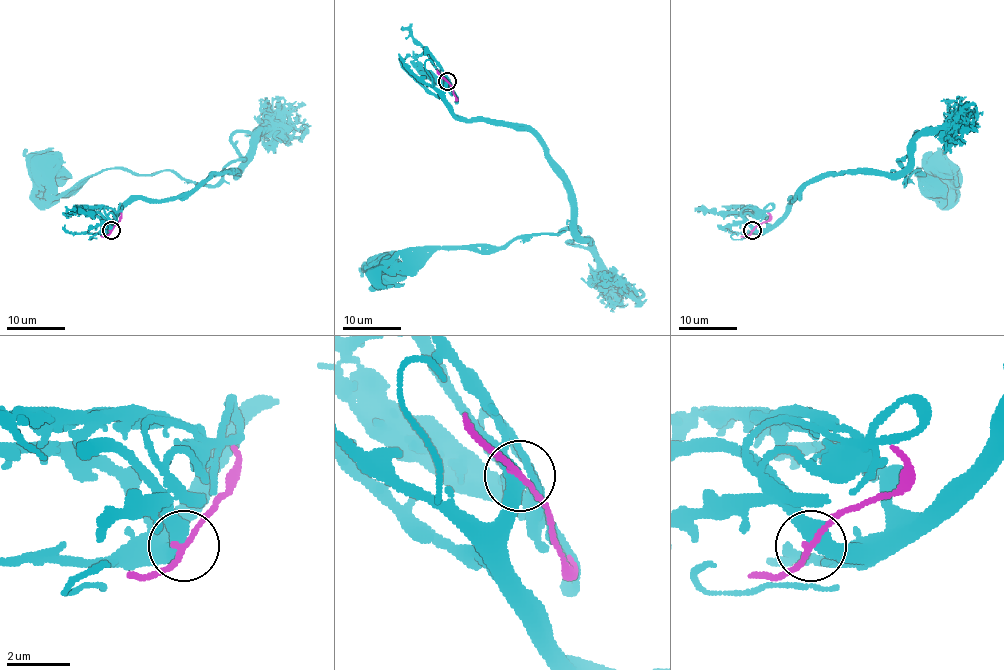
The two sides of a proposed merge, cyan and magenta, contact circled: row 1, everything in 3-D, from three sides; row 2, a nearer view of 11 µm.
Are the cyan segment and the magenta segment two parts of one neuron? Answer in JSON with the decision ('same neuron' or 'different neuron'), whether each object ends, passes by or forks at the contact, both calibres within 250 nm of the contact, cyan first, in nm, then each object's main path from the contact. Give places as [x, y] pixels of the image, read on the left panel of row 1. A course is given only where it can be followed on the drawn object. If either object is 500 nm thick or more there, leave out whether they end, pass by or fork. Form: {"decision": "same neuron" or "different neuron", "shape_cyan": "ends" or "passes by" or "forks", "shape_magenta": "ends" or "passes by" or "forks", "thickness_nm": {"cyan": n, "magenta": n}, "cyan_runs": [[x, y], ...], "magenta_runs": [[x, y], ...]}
{"decision": "same neuron", "shape_cyan": "passes by", "shape_magenta": "passes by", "thickness_nm": {"cyan": 480, "magenta": 160}, "cyan_runs": [[111, 231], [238, 174], [252, 137], [213, 185], [106, 168], [59, 194], [48, 172]], "magenta_runs": [[111, 231], [119, 219], [119, 212]]}

